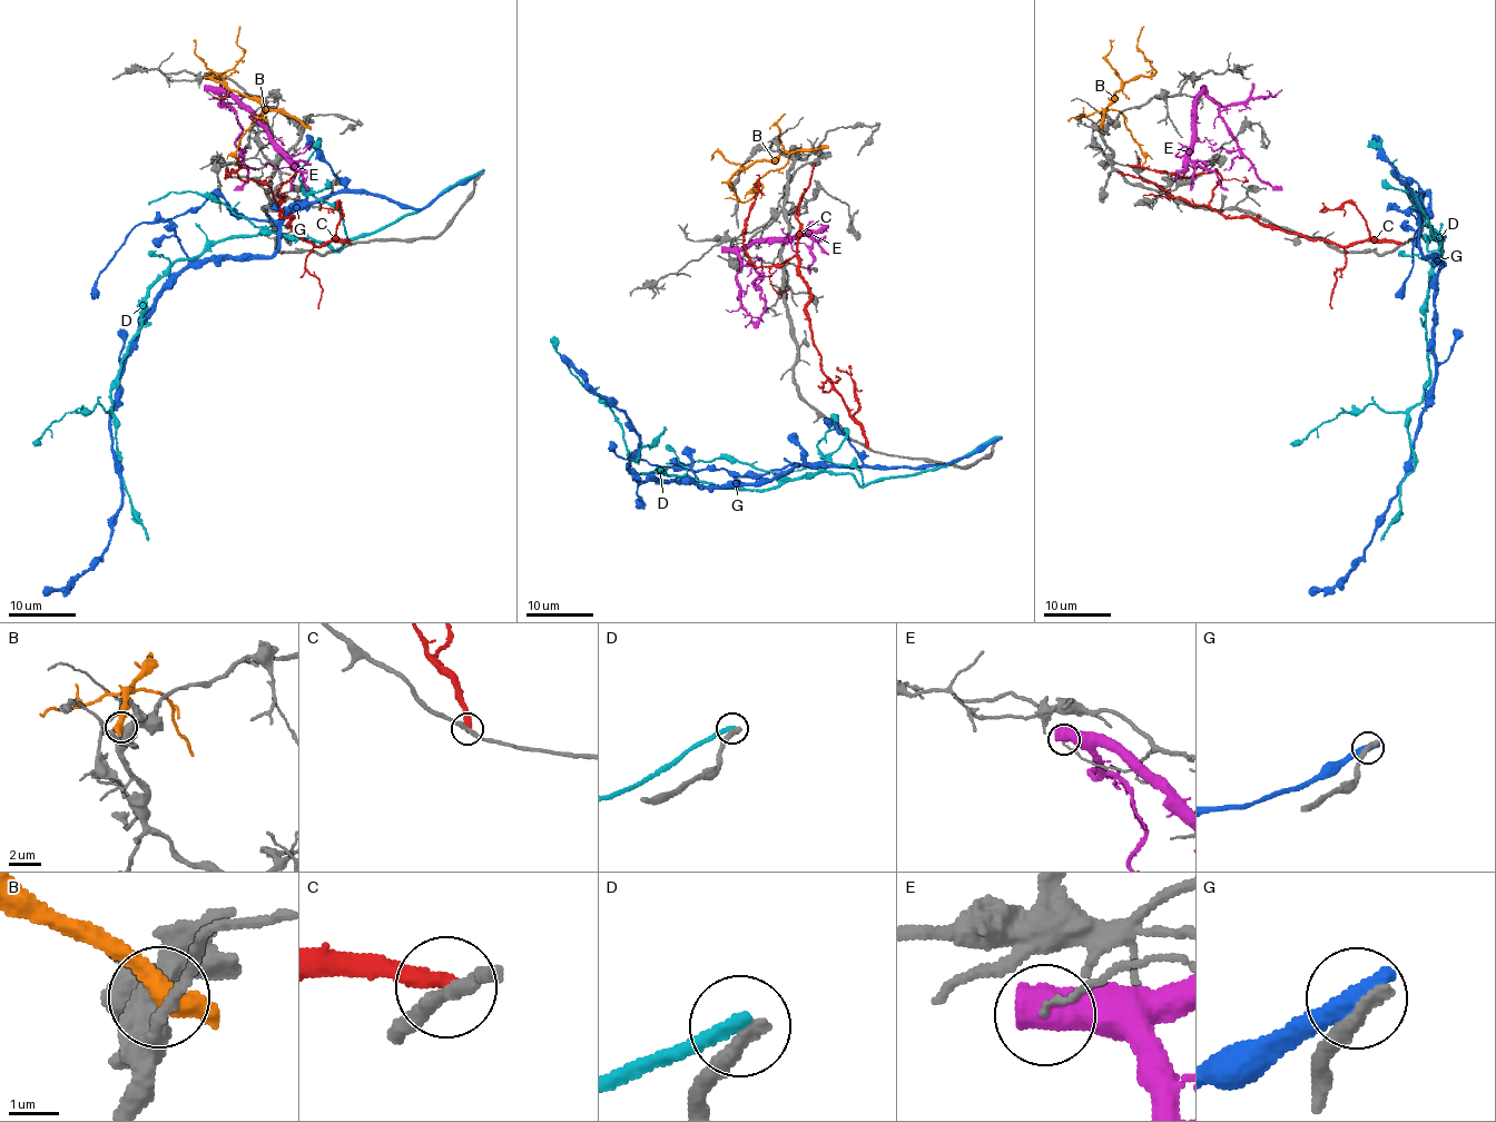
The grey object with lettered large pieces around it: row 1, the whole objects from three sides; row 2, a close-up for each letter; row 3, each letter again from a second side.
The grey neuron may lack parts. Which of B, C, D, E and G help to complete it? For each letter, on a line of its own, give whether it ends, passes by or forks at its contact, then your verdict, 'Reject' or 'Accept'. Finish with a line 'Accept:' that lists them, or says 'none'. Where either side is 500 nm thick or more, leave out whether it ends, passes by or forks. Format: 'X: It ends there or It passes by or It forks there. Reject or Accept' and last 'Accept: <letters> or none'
B: It passes by. Reject
C: It ends there. Reject
D: It ends there. Reject
E: Reject
G: Reject
Accept: none

